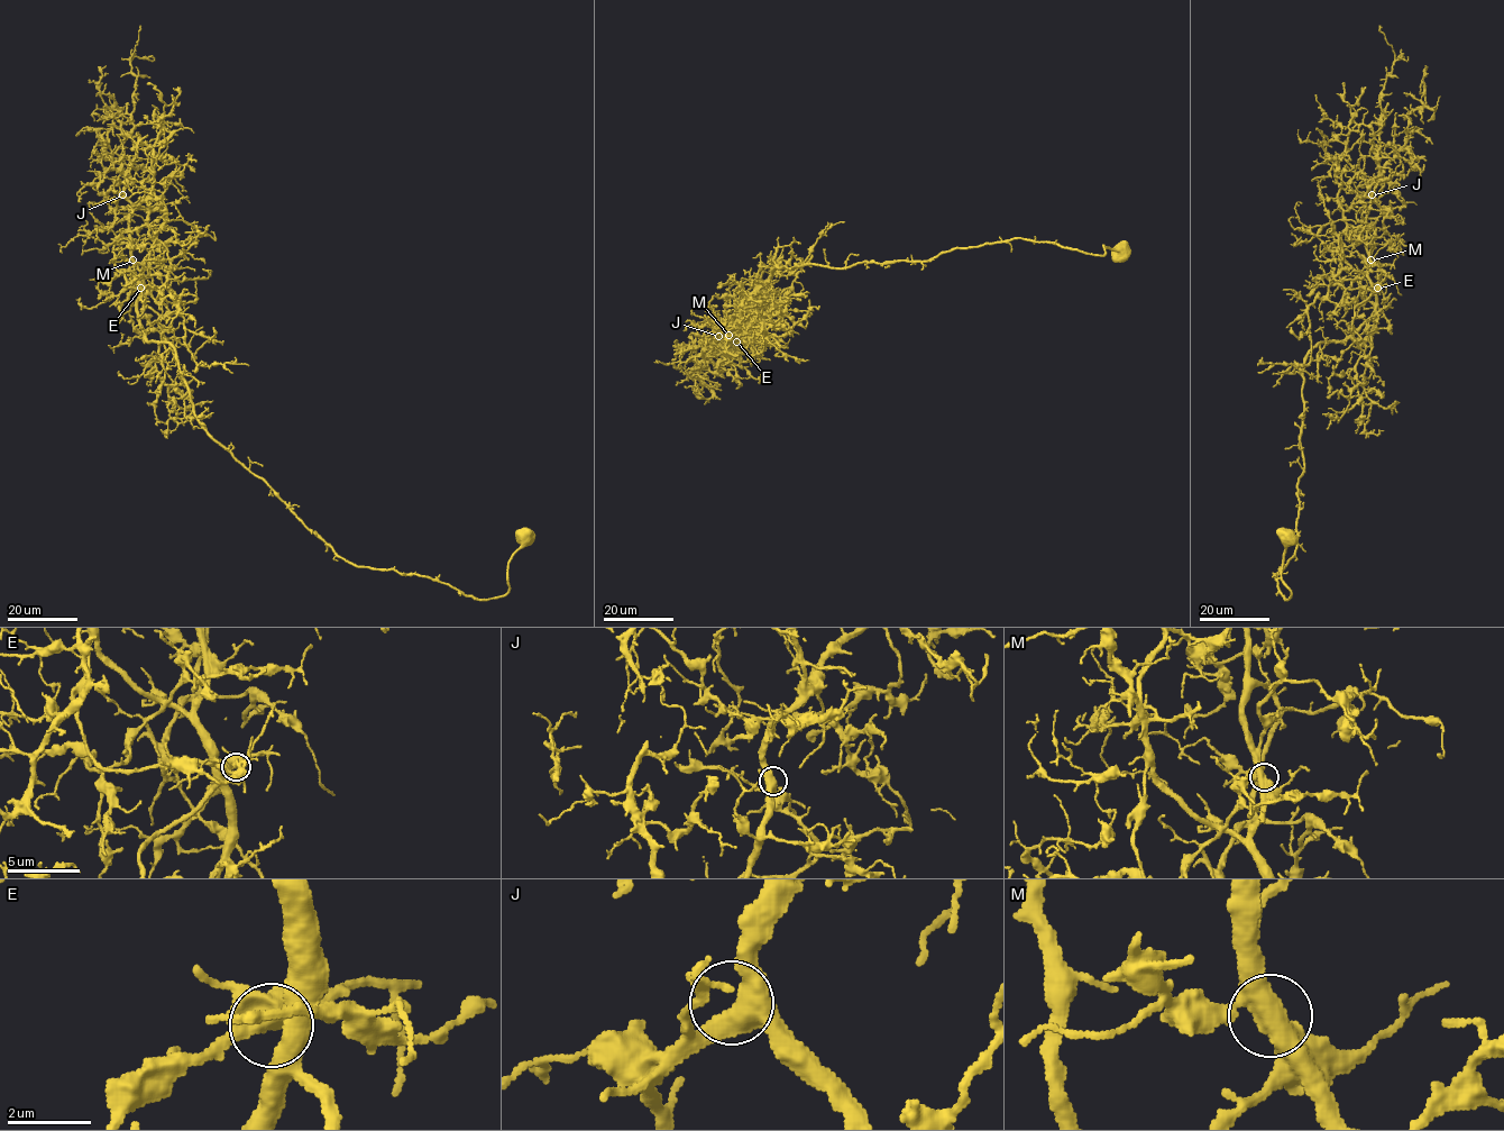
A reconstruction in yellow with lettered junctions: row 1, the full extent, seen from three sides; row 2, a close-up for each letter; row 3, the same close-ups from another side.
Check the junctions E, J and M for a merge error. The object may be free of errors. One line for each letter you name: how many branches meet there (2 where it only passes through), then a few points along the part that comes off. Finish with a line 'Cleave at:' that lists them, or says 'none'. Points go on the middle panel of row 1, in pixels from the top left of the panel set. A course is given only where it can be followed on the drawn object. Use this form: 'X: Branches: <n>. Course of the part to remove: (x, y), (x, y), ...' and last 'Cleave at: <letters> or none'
Cleave at: none

